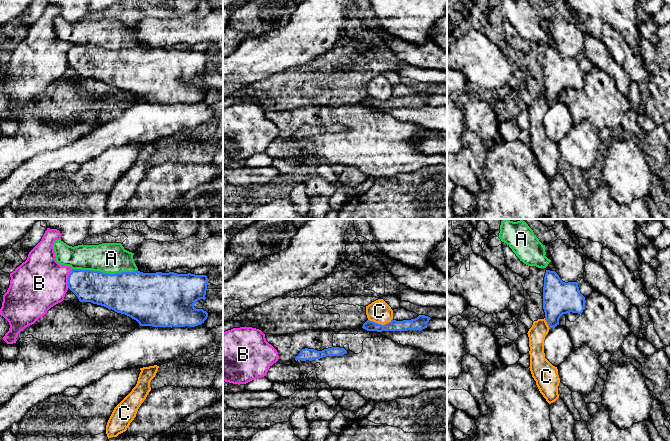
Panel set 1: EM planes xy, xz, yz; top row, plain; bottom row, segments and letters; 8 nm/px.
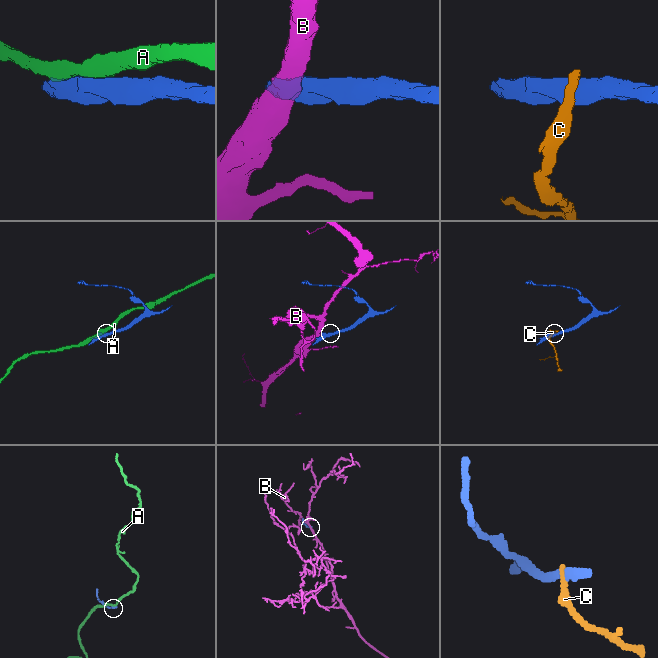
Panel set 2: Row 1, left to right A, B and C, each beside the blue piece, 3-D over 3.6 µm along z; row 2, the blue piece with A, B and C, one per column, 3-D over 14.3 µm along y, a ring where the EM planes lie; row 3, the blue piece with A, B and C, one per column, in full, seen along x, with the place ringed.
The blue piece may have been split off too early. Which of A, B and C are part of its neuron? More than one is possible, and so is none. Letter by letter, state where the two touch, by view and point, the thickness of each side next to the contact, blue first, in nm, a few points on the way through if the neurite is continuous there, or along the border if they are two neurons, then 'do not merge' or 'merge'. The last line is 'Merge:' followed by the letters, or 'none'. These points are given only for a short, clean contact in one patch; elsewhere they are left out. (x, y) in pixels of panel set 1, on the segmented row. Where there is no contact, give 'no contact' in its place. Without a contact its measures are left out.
A: meets blue in xy at (105, 273); 340 nm thick on the blue side, 240 nm on the other; do not merge
B: meets blue in xy at (68, 278); 260 nm thick on the blue side, 420 nm on the other; do not merge
C: meets blue in xz at (380, 324); 90 nm thick on the blue side, 180 nm on the other; border along xz (392, 318), (384, 324), (378, 324), (368, 319); do not merge
Merge: none

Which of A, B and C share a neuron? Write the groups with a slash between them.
A / B / C

